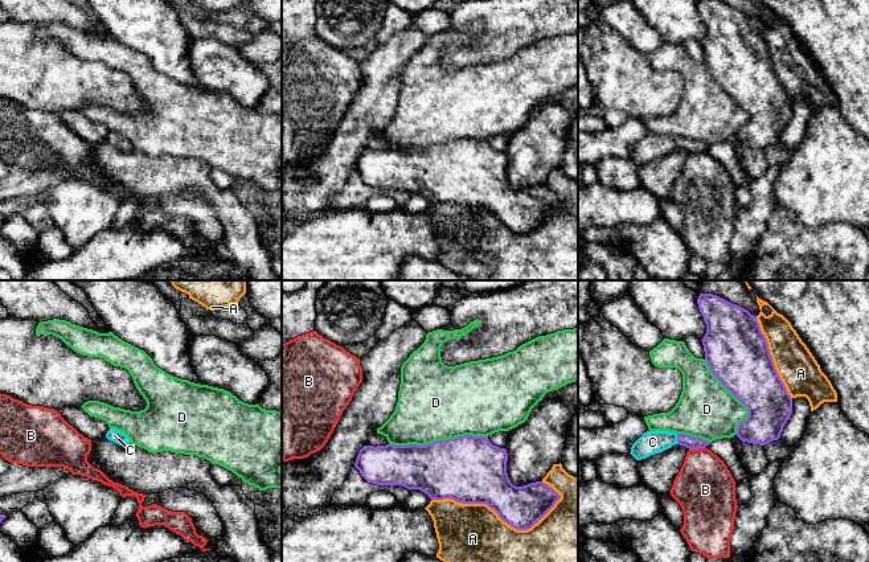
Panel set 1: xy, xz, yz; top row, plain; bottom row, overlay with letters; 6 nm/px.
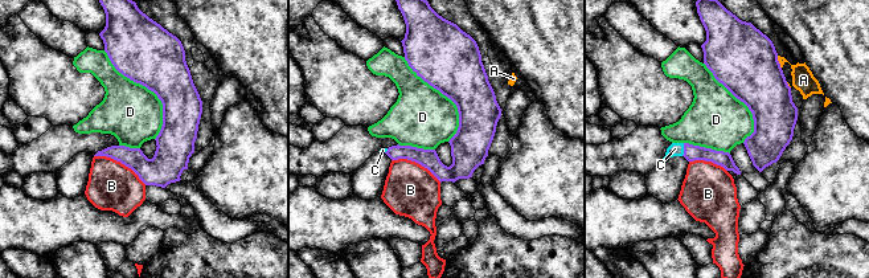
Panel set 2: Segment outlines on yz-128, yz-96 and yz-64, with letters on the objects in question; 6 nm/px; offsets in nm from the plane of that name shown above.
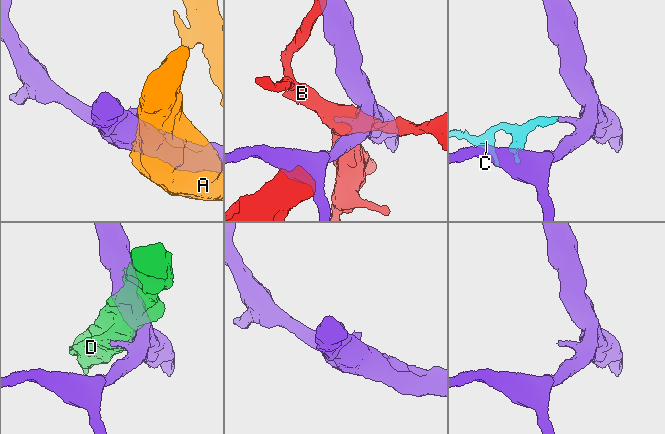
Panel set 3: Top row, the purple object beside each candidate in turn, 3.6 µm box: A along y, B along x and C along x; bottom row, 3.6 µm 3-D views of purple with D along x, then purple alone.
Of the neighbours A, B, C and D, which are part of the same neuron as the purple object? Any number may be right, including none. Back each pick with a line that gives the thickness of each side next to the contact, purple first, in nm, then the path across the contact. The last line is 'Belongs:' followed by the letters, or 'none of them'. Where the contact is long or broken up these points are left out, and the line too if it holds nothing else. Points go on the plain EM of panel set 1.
C: 80/140 nm
Belongs: C

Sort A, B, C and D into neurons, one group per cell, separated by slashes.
A / B / C / D

